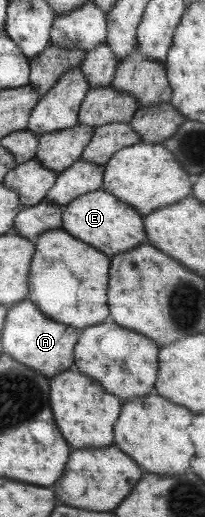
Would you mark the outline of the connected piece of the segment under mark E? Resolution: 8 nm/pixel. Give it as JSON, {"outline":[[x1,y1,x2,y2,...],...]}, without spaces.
{"outline":[[101,189,81,195,62,207,61,228,70,236,104,254,118,254,144,242,142,218,126,203]]}

